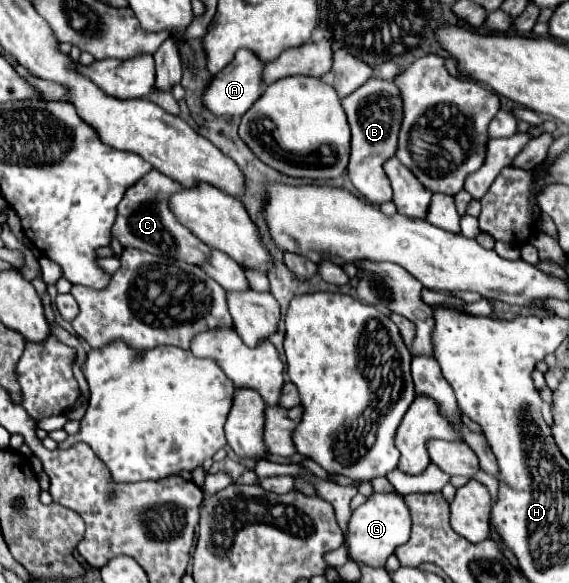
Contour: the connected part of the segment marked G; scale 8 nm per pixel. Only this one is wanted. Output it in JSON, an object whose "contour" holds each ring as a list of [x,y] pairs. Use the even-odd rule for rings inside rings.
{"contour":[[[374,493],[368,497],[364,505],[352,511],[348,521],[348,533],[344,537],[344,545],[348,549],[348,557],[354,563],[368,567],[384,567],[386,559],[394,553],[394,549],[410,539],[410,513],[408,507],[398,493]]]}

